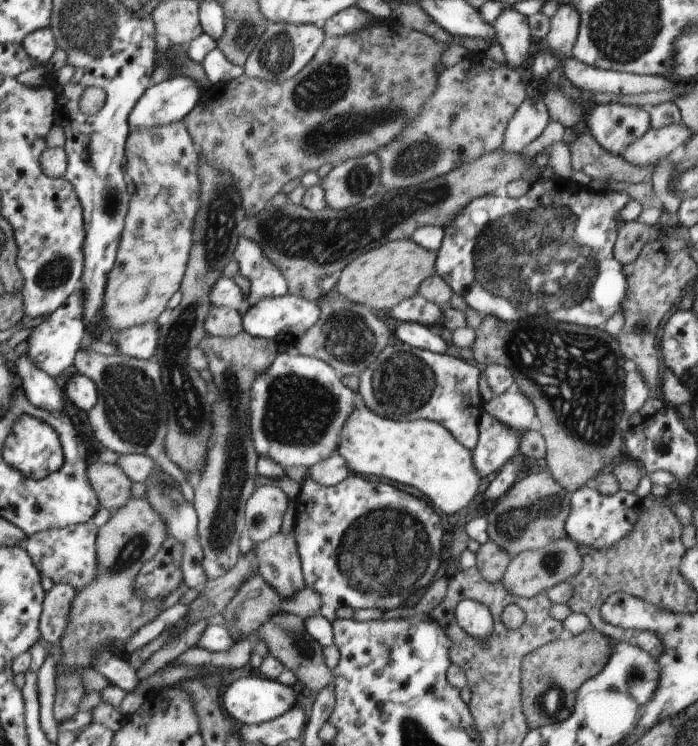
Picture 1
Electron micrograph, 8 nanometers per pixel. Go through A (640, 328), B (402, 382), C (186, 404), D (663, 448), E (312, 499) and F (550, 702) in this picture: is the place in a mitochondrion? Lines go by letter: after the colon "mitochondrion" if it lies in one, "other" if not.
A: mitochondrion
B: mitochondrion
C: mitochondrion
D: other
E: other
F: mitochondrion

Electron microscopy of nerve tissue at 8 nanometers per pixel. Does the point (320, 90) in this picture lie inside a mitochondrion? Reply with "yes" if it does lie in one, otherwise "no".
yes

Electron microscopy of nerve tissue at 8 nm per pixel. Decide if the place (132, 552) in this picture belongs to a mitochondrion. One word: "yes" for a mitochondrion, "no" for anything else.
yes

